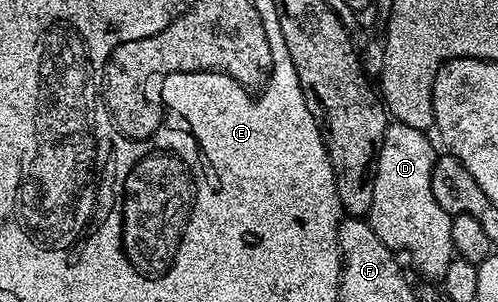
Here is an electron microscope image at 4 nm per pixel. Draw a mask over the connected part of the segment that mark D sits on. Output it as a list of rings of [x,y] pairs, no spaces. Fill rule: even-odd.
[[[399,121],[388,125],[385,138],[379,146],[378,158],[375,159],[373,205],[368,212],[367,221],[388,249],[400,253],[407,252],[414,266],[423,275],[437,280],[443,276],[455,255],[451,216],[437,205],[436,198],[433,197],[432,166],[435,165],[437,154],[433,152],[428,138],[426,133],[415,127],[405,126]]]

